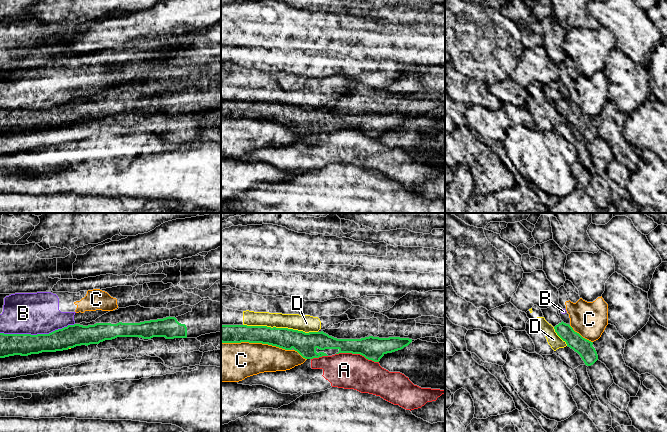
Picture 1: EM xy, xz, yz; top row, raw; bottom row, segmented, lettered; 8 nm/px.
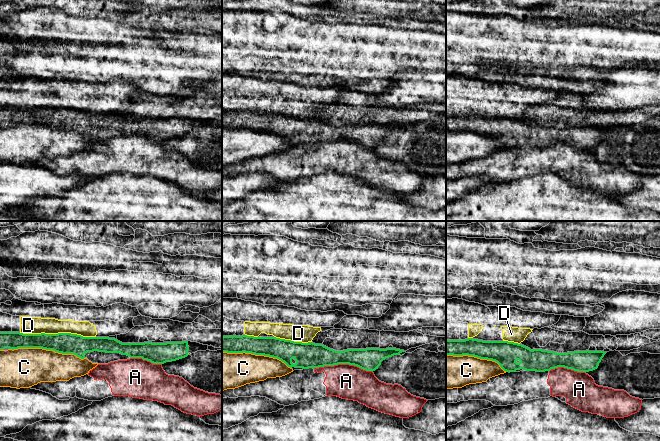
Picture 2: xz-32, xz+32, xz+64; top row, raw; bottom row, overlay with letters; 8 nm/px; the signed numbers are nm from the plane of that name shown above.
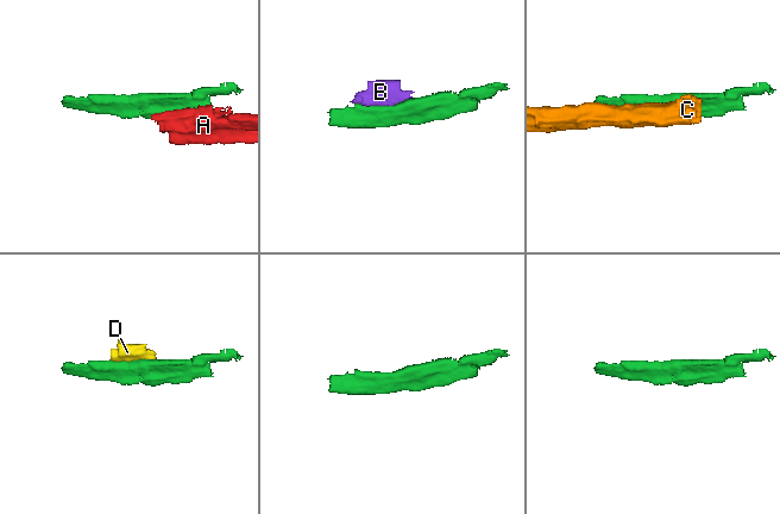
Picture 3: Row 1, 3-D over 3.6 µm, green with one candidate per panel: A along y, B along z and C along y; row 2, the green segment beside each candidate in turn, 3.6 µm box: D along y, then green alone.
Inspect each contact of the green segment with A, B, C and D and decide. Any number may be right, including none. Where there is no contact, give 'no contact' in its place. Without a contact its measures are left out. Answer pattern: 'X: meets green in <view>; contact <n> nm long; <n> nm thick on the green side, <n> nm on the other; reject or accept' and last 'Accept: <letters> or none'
A: meets green in xz; contact 360 nm long; 190 nm thick on the green side, 280 nm on the other; reject
B: meets green in xy; contact 600 nm long; 180 nm thick on the green side, 340 nm on the other; reject
C: meets green in xz; contact 550 nm long; 170 nm thick on the green side, 320 nm on the other; reject
D: meets green in xz; contact 600 nm long; 180 nm thick on the green side, 140 nm on the other; reject
Accept: none

